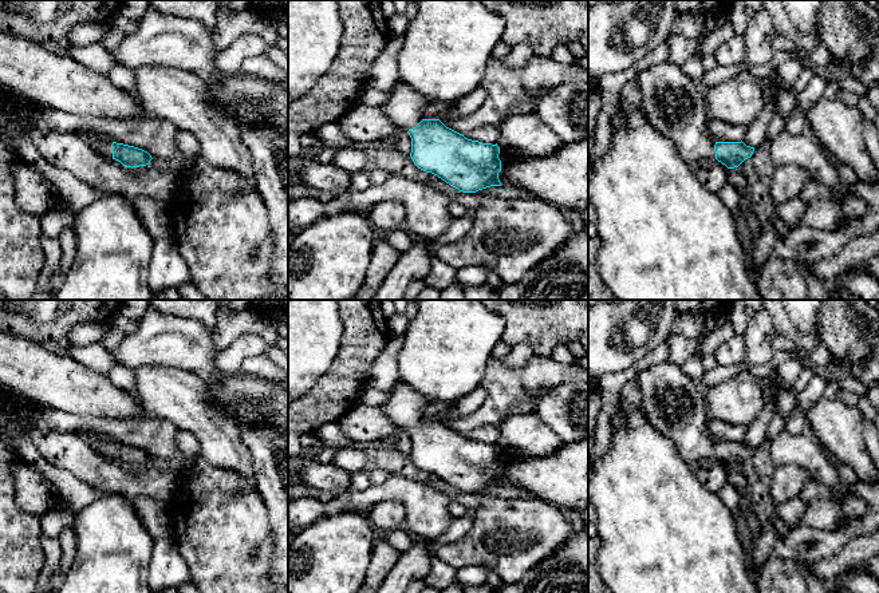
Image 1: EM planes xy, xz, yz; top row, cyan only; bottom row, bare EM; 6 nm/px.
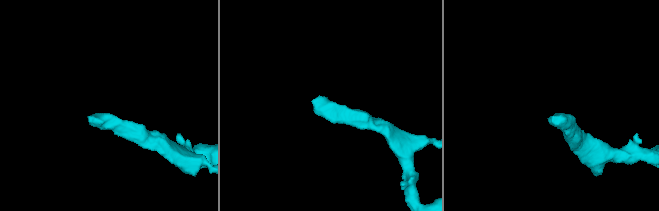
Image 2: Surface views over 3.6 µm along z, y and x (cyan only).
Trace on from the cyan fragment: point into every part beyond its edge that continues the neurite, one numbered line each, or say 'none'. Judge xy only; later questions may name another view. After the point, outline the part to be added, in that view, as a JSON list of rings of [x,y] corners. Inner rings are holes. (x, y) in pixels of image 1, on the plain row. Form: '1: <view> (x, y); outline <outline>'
1: xy (101, 445); outline [[[87,436],[87,439],[90,440],[92,448],[106,456],[106,458],[113,458],[113,451],[111,451],[111,444],[113,442],[103,438],[103,436]]]

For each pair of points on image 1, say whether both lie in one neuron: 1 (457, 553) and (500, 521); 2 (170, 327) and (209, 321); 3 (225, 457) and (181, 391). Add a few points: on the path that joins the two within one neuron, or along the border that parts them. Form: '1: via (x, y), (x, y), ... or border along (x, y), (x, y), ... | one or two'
1: via (468, 552), (489, 532) | one
2: border along (172, 315), (197, 319), (212, 328) | two
3: via (220, 441), (217, 433), (192, 407) | one

